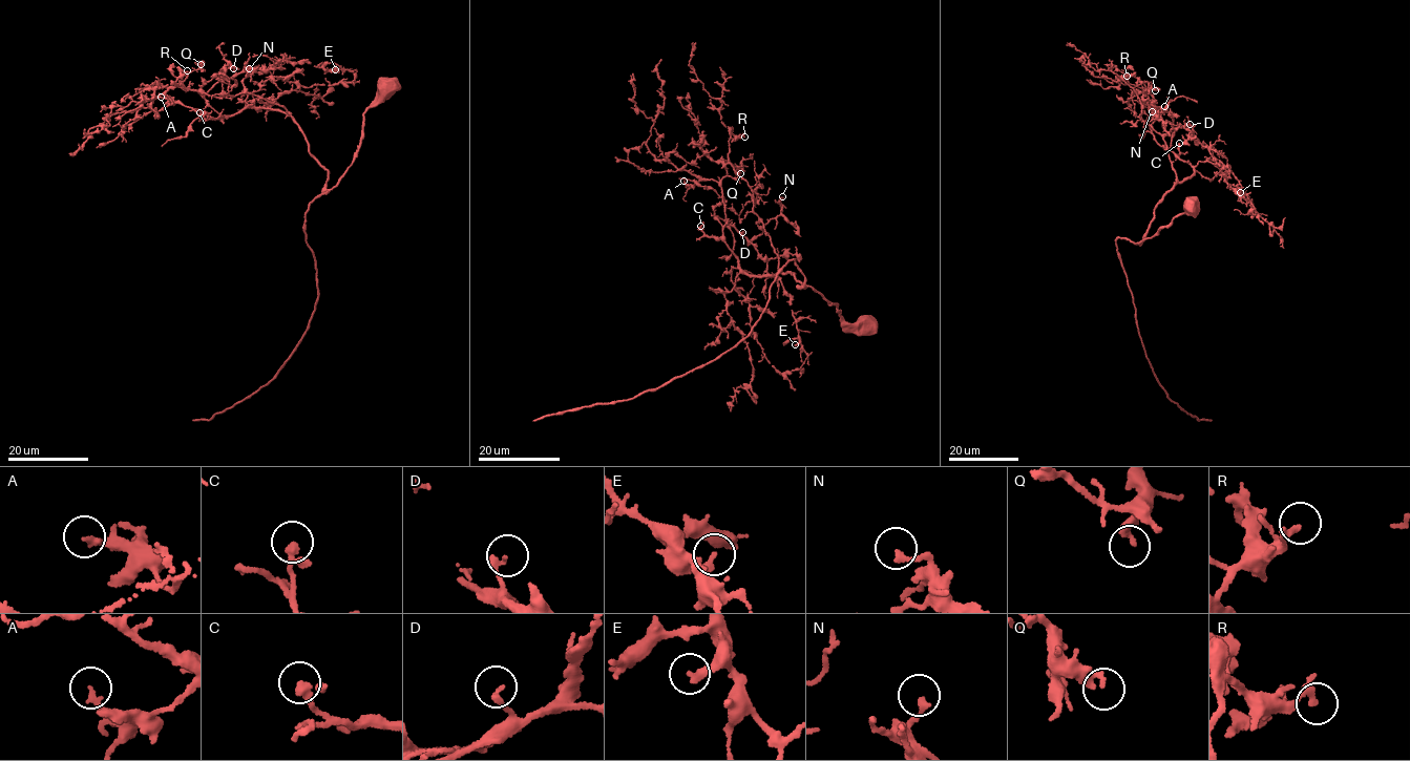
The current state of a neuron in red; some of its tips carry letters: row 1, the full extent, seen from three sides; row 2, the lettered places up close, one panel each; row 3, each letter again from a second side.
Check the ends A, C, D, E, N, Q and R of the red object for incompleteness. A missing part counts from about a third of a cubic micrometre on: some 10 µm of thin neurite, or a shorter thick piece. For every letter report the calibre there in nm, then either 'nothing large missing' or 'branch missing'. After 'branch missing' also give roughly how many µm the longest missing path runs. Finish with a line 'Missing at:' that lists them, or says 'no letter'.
A: 200 nm | nothing large missing
C: 200 nm | branch missing | 8 µm
D: 200 nm | nothing large missing
E: 240 nm | nothing large missing
N: 200 nm | nothing large missing
Q: 220 nm | nothing large missing
R: 240 nm | nothing large missing
Missing at: C

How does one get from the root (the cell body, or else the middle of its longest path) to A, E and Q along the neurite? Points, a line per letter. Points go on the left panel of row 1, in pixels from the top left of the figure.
A: (388, 86), (363, 113), (356, 156), (330, 190), (327, 170), (290, 115), (249, 107), (214, 119), (161, 97)
E: (388, 86), (330, 190), (291, 117), (249, 107), (228, 118), (205, 97), (280, 61), (335, 69)
Q: (388, 86), (363, 113), (356, 156), (330, 190), (287, 108), (252, 93), (184, 89), (201, 64)

